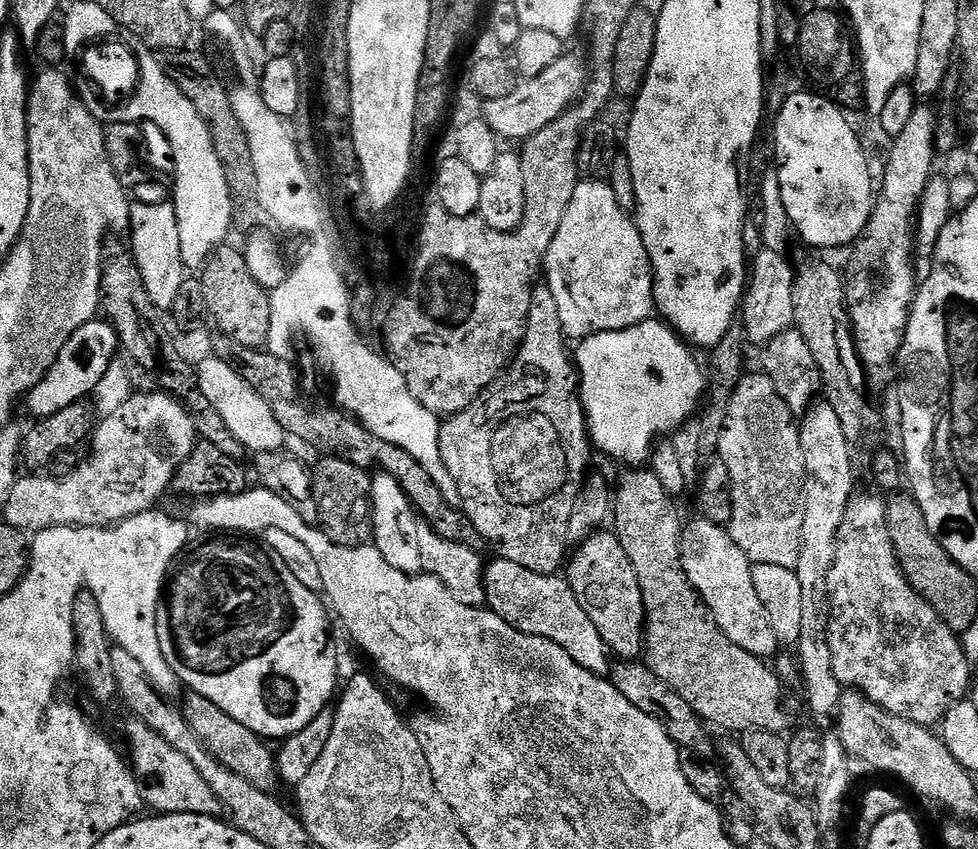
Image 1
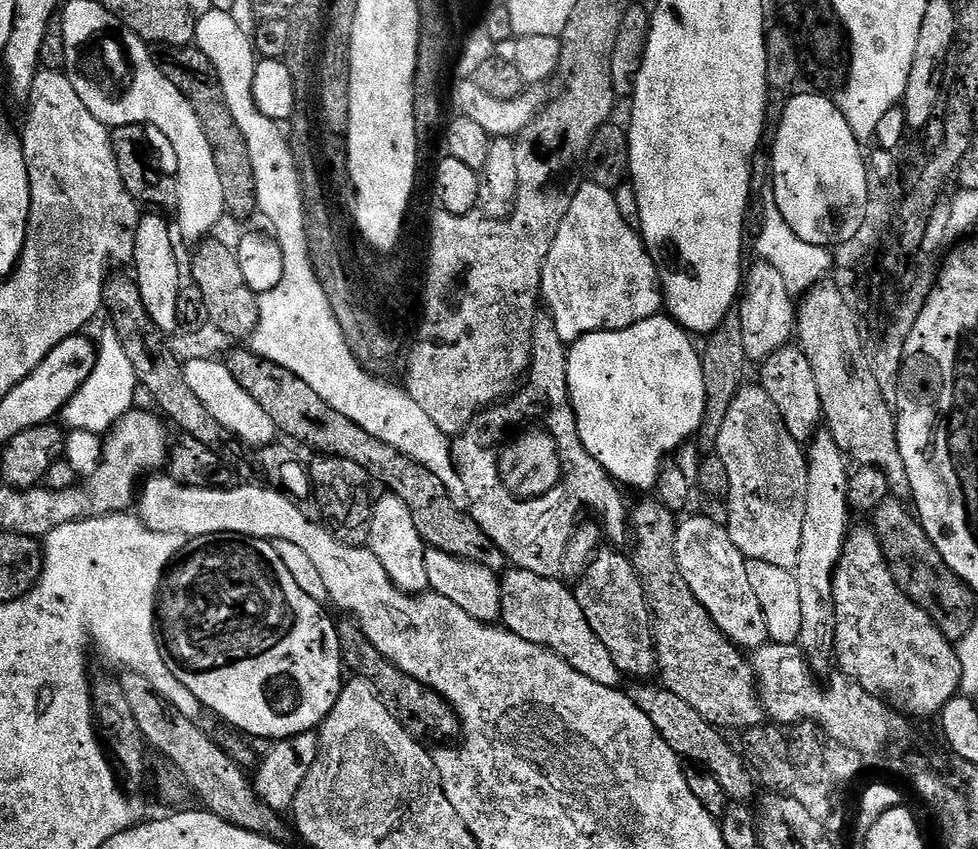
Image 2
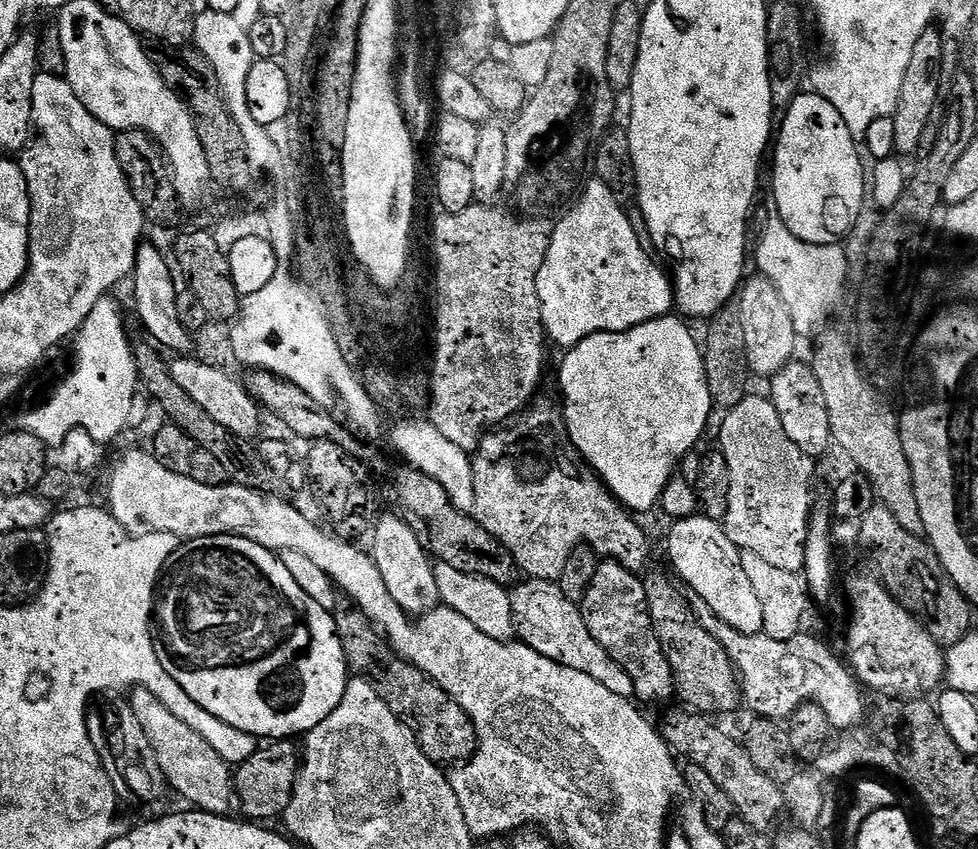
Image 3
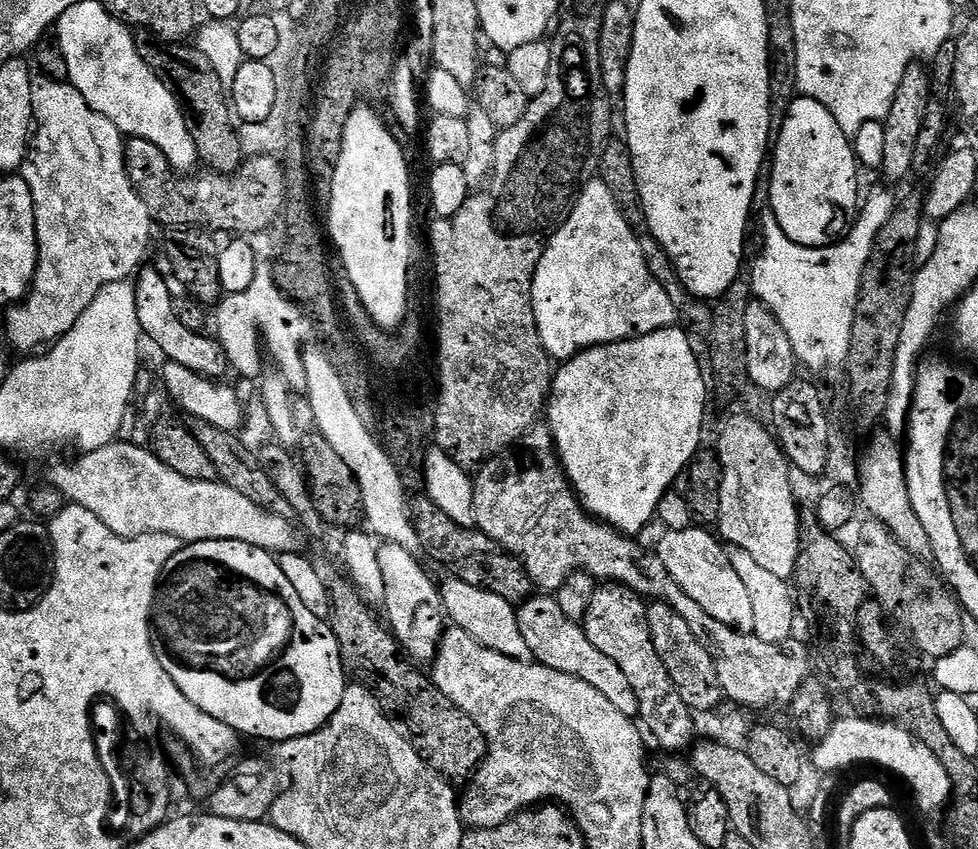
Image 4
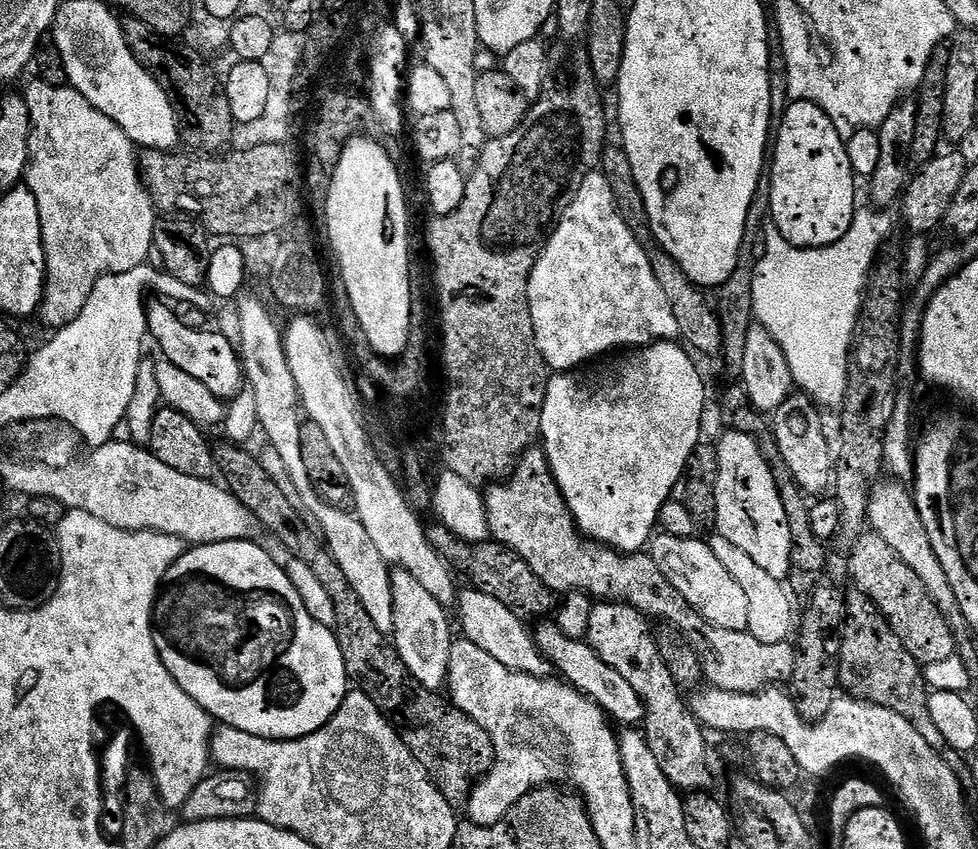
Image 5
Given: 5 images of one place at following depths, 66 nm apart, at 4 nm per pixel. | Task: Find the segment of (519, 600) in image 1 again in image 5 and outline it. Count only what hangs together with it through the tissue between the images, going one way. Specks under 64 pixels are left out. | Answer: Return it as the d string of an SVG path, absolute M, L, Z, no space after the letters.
M556 622L537 623L534 628L534 639L549 665L555 671L557 668L561 672L559 675L573 688L577 688L583 696L594 701L604 711L605 716L611 718L617 725L620 723L620 726L636 726L643 721L644 704L638 698L638 694L634 694L634 686L630 686L630 682L626 682L626 678L622 678L618 670L606 666L606 662L598 658L596 651L587 642L568 638Z

